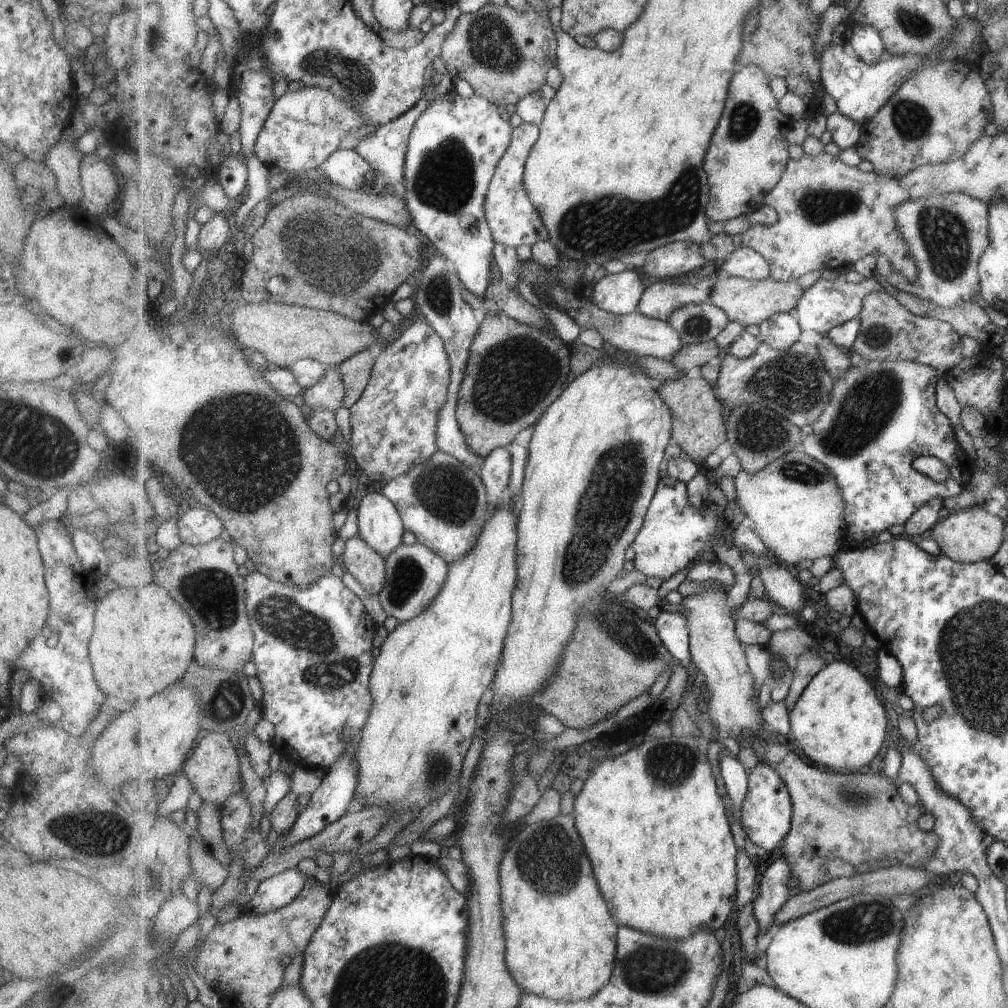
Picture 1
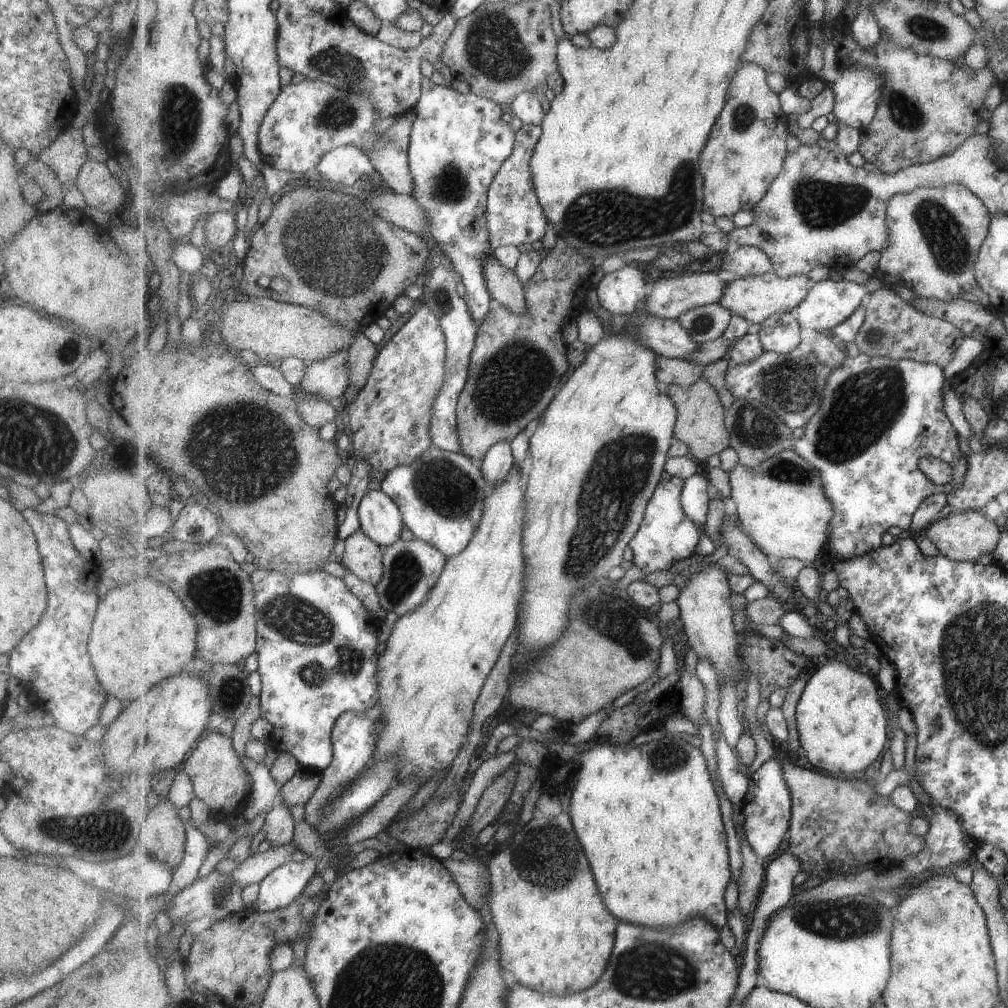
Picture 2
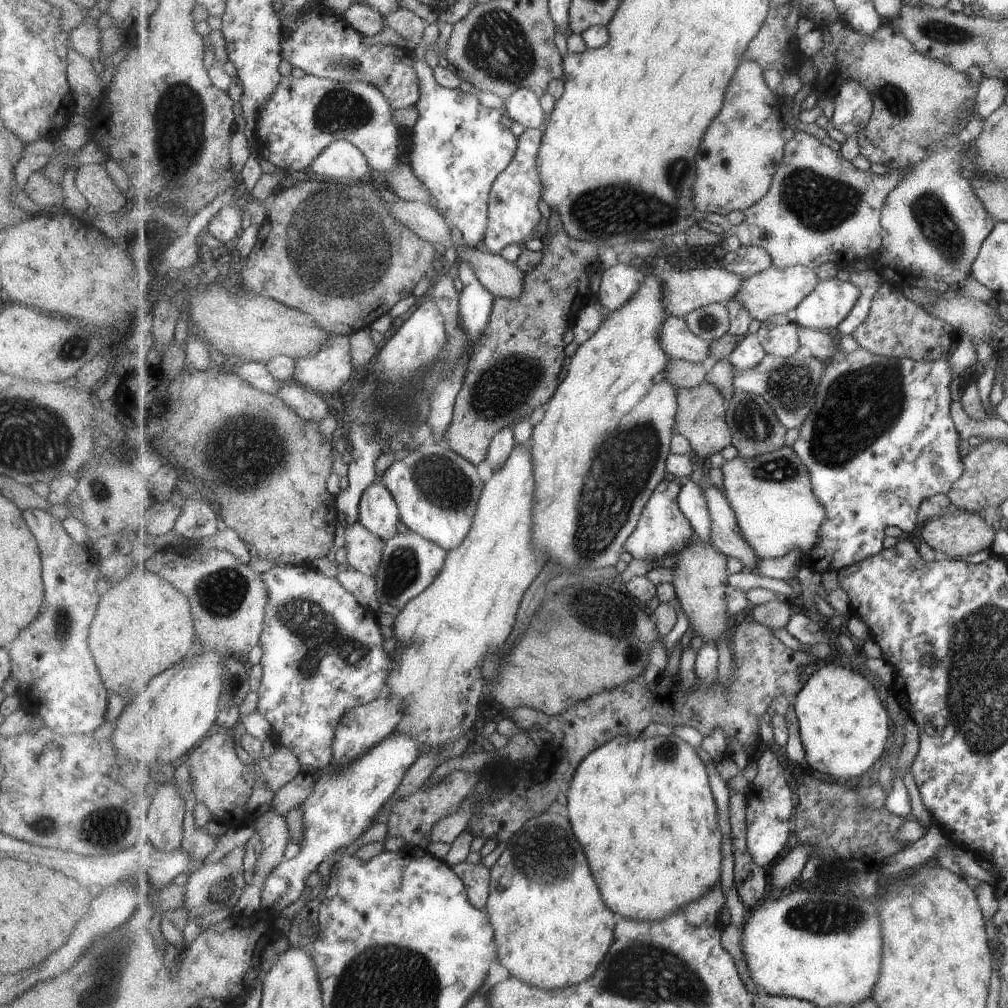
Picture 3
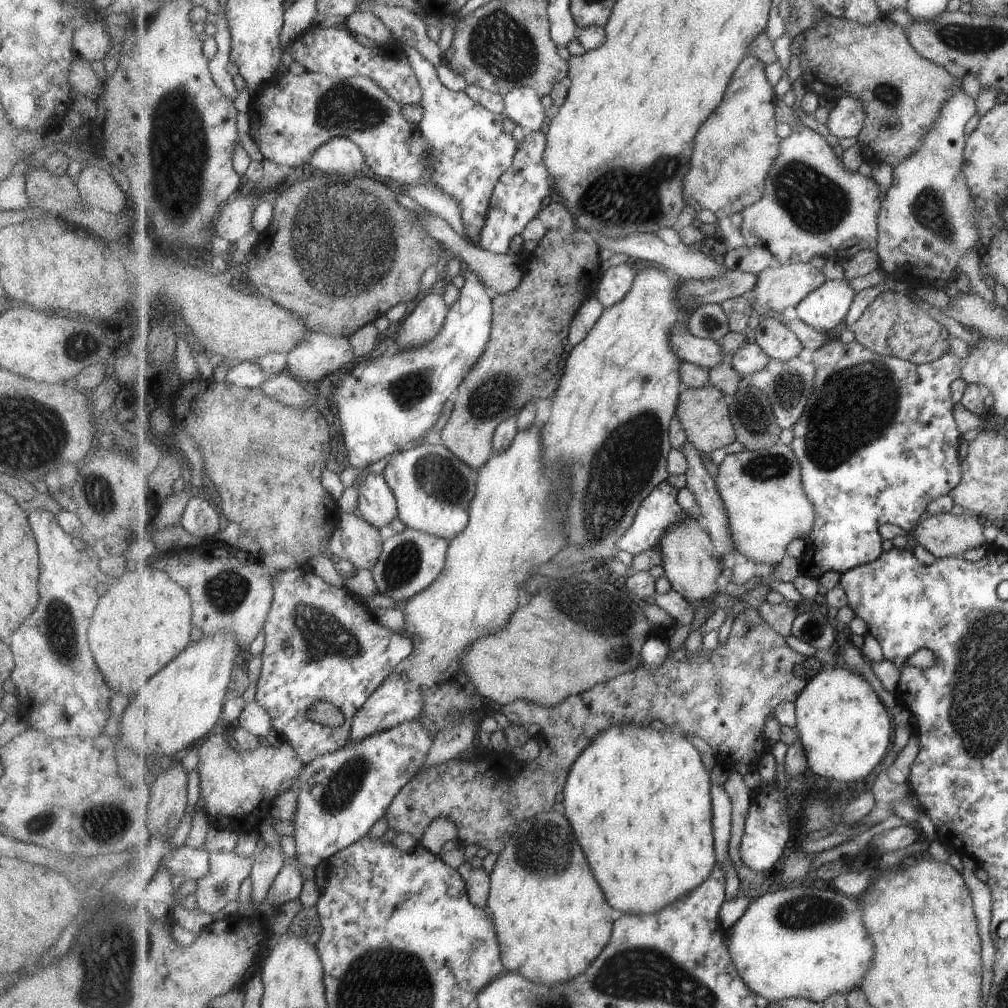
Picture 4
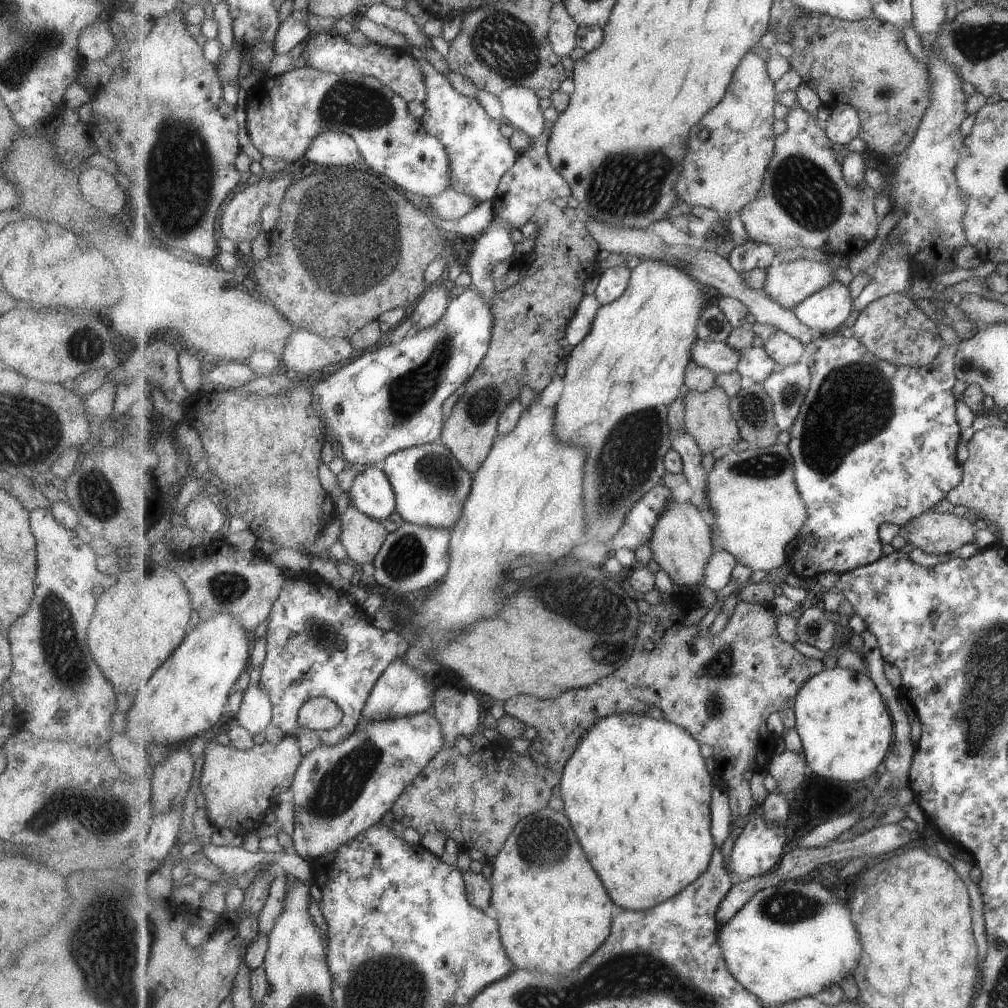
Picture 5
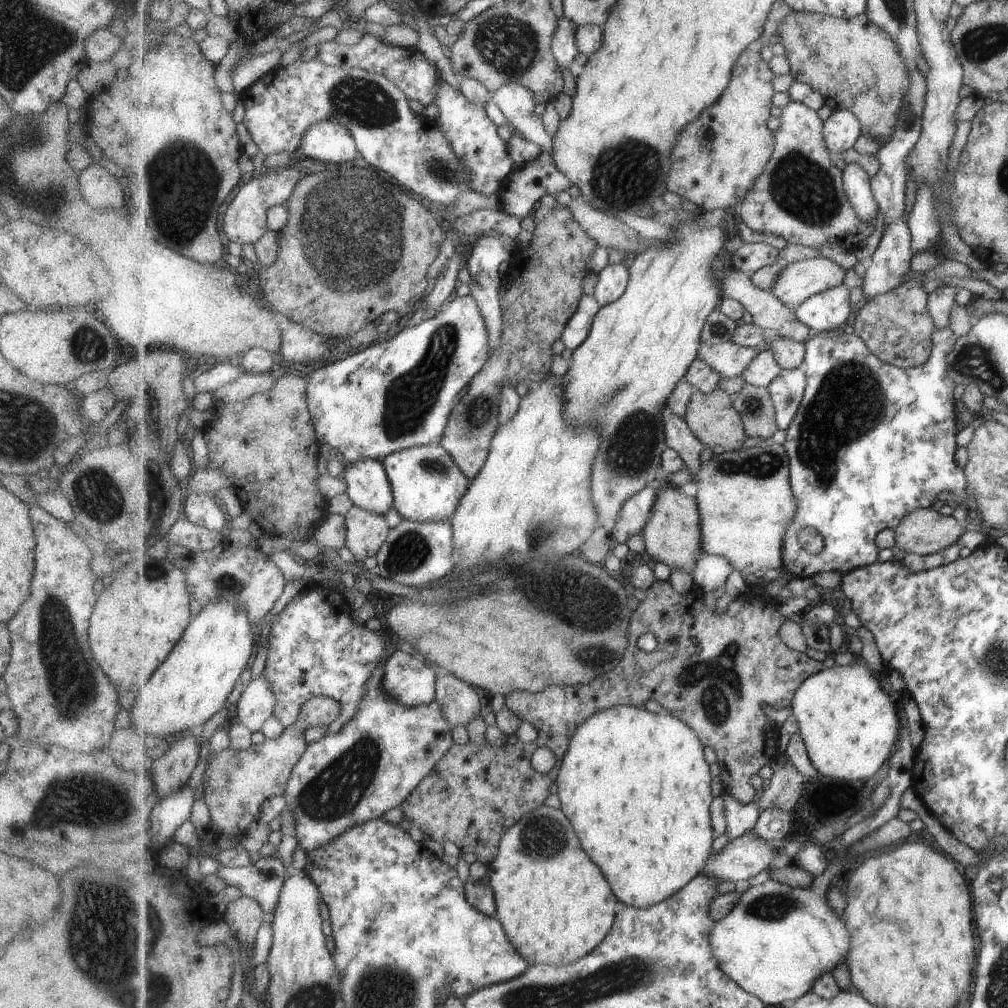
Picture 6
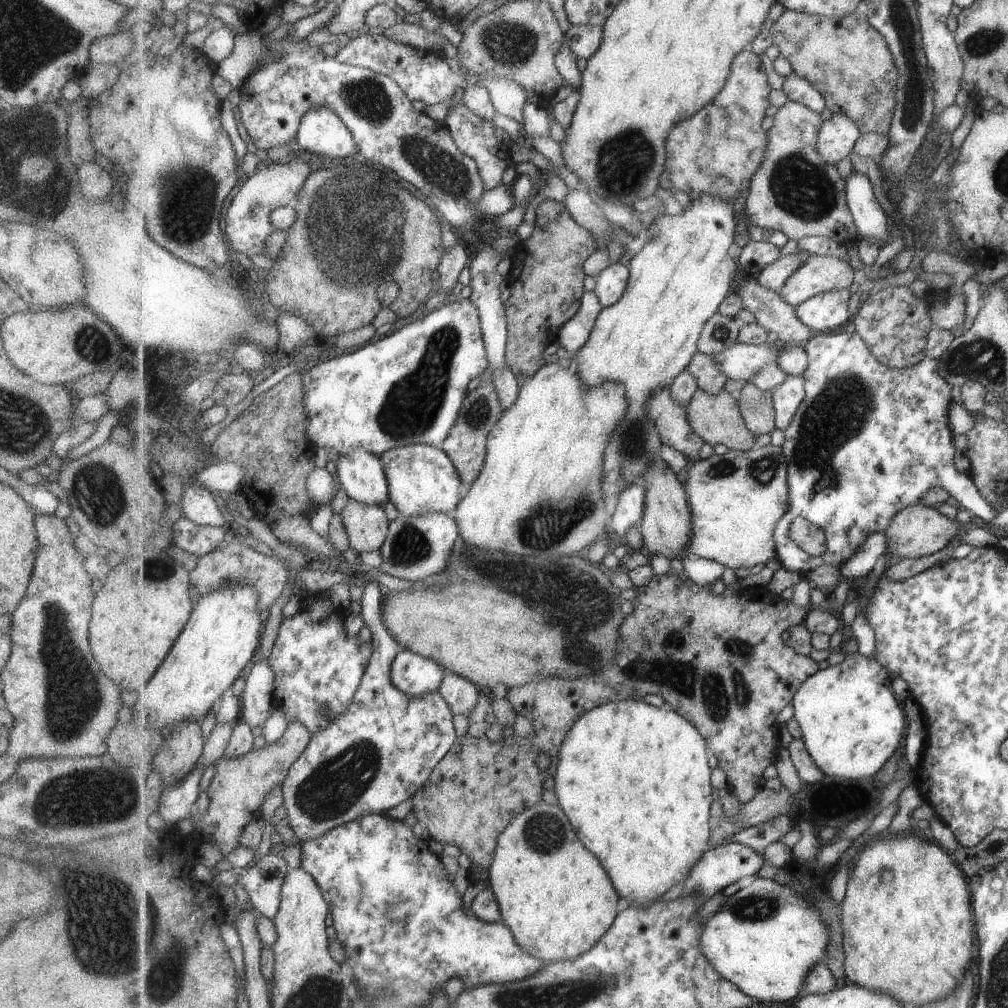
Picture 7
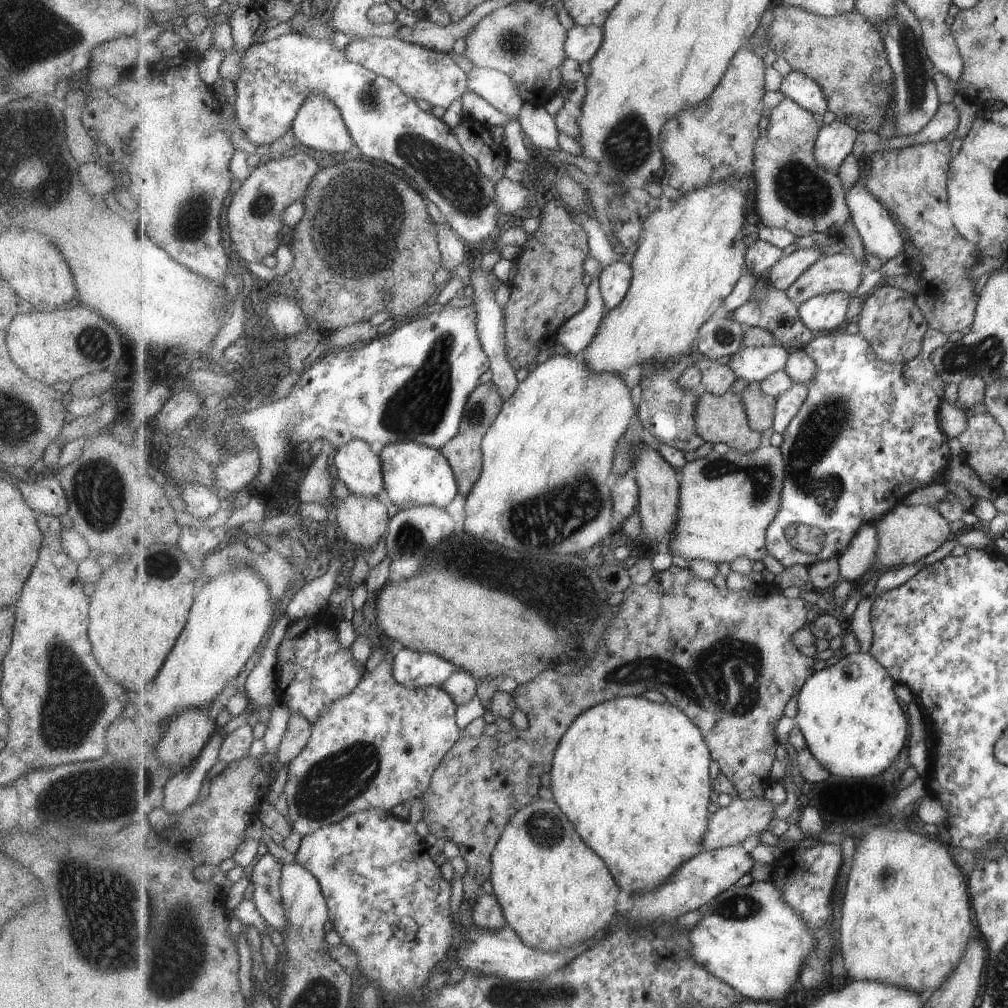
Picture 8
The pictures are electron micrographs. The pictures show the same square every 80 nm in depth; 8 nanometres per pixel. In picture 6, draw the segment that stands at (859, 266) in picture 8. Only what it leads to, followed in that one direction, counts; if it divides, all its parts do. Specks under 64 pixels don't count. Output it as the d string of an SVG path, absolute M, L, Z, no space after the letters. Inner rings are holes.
M819 255L789 262L771 291L796 311L810 296L843 284L847 275L839 264Z

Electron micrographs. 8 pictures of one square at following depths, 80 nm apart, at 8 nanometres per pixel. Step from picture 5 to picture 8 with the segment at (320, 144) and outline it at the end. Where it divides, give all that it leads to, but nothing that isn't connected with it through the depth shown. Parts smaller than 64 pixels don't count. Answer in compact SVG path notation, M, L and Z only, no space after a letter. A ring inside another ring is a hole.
M320 93L310 95L300 106L293 132L297 142L329 154L345 154L356 145L341 109Z

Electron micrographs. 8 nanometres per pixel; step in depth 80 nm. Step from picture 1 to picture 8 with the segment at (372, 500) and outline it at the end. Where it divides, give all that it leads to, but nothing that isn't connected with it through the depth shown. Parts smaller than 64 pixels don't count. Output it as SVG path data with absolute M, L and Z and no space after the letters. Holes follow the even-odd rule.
M353 439L349 444L336 449L333 462L337 478L343 481L352 493L362 497L384 497L384 468L368 442Z

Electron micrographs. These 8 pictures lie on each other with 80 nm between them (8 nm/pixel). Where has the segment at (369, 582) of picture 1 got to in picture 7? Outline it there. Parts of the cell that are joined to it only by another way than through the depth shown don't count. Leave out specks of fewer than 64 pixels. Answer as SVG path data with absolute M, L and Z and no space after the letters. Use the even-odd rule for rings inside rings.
M350 499L341 514L356 553L376 551L388 539L390 522L382 505L366 505Z

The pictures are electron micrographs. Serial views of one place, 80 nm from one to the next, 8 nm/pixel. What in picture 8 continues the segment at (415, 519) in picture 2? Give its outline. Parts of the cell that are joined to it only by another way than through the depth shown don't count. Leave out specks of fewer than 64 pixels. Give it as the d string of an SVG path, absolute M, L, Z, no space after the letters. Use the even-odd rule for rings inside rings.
M401 441L387 445L380 452L384 468L384 497L399 510L431 505L447 508L460 491L456 472L439 449L413 442Z

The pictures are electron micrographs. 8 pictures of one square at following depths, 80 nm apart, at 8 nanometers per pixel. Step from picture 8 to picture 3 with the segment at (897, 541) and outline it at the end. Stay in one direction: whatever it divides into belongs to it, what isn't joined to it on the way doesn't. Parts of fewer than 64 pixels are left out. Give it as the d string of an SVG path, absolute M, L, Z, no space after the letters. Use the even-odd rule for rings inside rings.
M945 514L920 527L919 536L931 548L949 559L961 559L970 553L989 549L993 530L979 514Z

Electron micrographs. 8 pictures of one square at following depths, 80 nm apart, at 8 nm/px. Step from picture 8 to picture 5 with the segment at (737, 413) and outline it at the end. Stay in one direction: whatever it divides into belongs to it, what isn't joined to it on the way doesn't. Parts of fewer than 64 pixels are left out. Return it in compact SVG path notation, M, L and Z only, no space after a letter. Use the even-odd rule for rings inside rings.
M717 385L703 392L688 390L684 396L685 428L696 438L704 454L713 452L715 448L721 446L735 445L743 440L741 429L731 412L730 400L727 392Z

